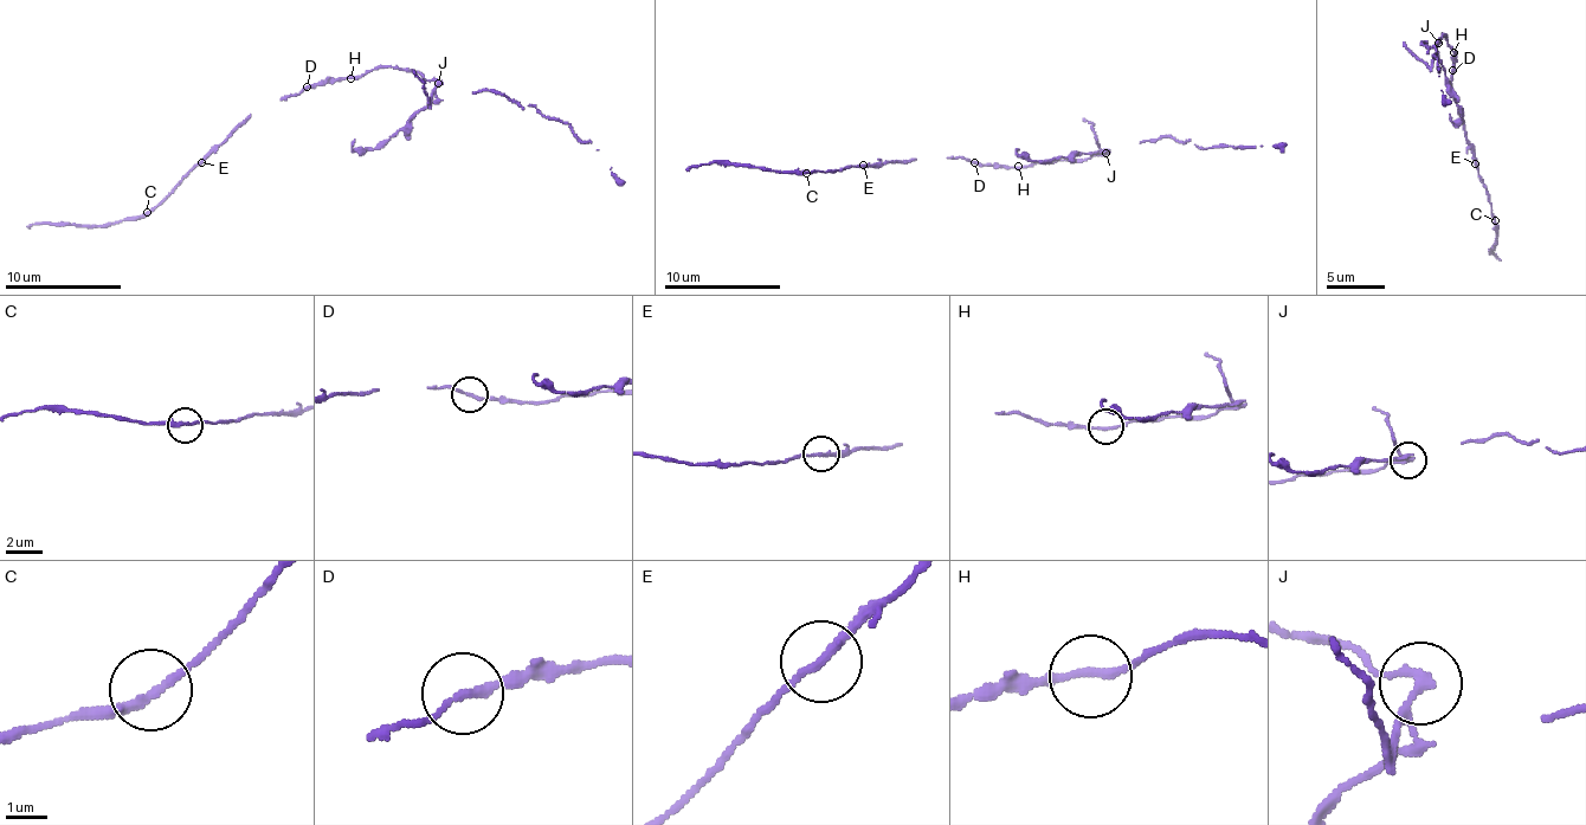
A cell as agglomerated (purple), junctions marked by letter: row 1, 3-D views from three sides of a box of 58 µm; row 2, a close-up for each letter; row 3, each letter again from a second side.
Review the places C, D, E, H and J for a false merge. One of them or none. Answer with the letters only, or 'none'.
J

